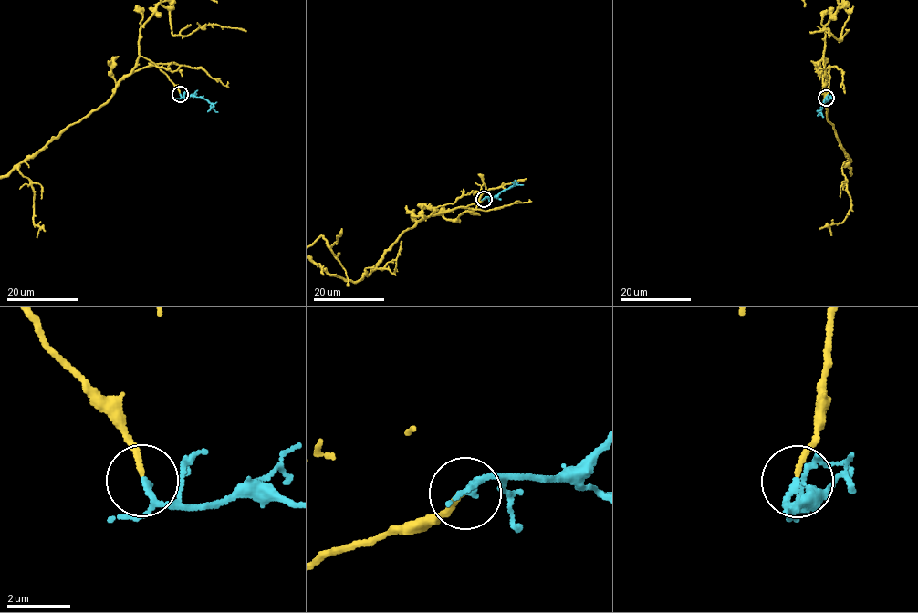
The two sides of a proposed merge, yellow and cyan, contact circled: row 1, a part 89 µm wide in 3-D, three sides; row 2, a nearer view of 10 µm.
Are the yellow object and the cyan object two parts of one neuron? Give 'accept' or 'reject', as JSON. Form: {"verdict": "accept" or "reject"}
{"verdict": "accept"}

